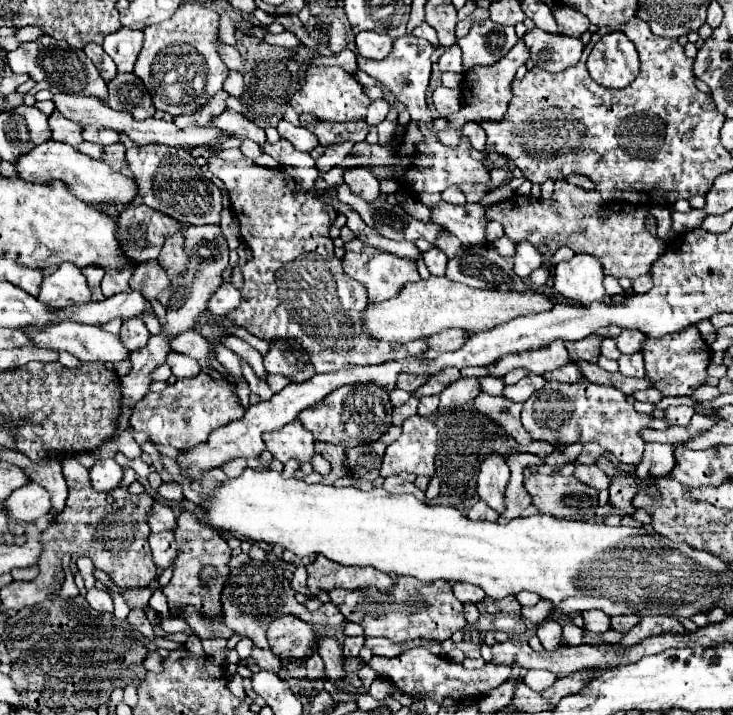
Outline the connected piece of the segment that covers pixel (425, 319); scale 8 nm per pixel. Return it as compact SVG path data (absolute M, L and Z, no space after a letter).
M430 277L428 281L406 283L392 299L380 303L368 303L368 307L364 309L362 323L364 329L378 341L406 343L406 341L430 337L434 333L442 333L452 327L464 329L468 333L476 333L512 321L520 315L548 311L550 307L554 307L554 301L538 291L500 293L490 289L472 289L464 283L450 281L448 277Z

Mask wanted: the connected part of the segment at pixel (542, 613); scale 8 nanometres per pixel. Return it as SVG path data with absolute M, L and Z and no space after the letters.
M540 601L536 607L532 607L532 609L522 609L522 615L532 623L532 625L540 625L548 615L550 615L550 611L552 611L552 603L548 603L548 601Z

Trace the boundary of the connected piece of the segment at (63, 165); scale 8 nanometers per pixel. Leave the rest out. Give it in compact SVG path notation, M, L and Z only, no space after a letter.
M52 139L32 149L28 155L22 155L16 161L16 171L20 179L32 181L32 183L62 181L68 187L72 187L72 193L76 193L76 197L84 199L86 203L94 203L94 205L100 205L100 203L102 205L130 205L138 195L138 185L132 177L116 173L104 161L90 159L88 155L82 155L80 151L68 147L66 143L58 143Z

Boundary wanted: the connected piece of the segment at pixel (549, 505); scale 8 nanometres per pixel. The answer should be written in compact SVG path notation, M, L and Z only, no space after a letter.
M532 475L524 481L524 487L540 513L586 521L594 517L598 507L598 491L576 477Z

